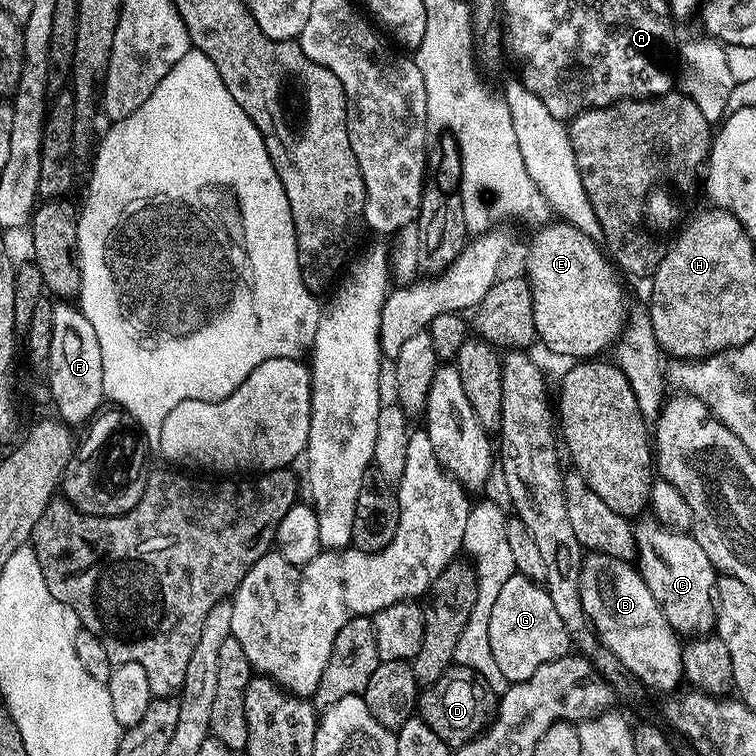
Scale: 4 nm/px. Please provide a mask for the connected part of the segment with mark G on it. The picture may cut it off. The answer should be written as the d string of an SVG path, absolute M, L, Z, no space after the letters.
M519 574L506 578L494 607L490 609L490 650L509 682L530 678L538 666L569 655L573 644L567 624L554 610L543 583Z

